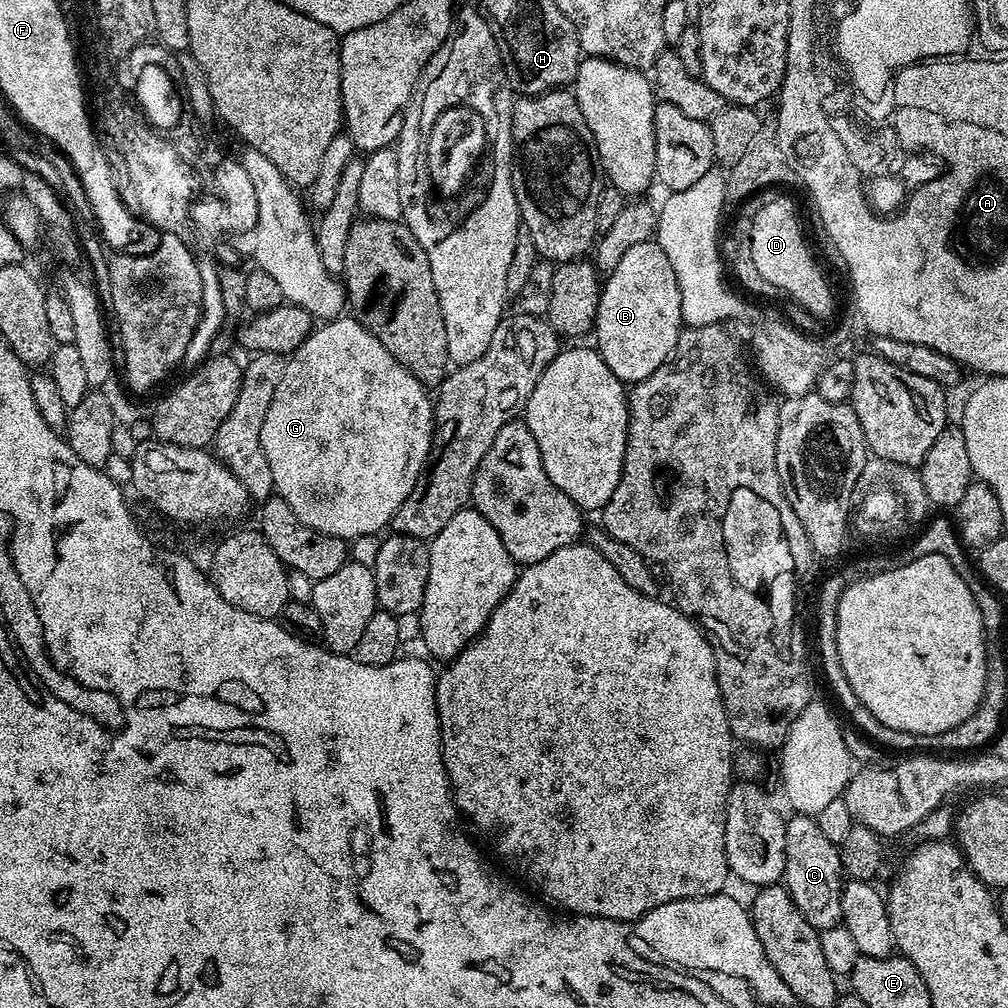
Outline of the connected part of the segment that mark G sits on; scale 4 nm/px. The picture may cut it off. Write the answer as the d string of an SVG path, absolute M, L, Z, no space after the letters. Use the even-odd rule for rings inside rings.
M344 314L333 318L319 326L313 327L311 334L298 346L296 352L287 357L282 382L278 382L278 390L274 390L274 399L270 402L270 410L266 410L266 422L262 422L260 437L262 438L262 454L266 454L266 462L270 462L270 474L275 495L280 496L306 522L306 526L314 526L322 534L330 534L342 538L346 542L358 539L362 535L380 534L391 525L394 514L402 502L406 502L406 494L414 490L414 482L418 482L420 473L428 463L428 453L432 450L432 433L434 431L434 400L429 389L410 370L406 370L351 315Z

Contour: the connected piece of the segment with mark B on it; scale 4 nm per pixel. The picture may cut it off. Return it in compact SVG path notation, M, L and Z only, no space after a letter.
M652 238L630 246L603 281L594 325L594 347L621 382L628 386L636 384L650 378L658 366L672 357L682 331L681 310L678 278L674 278L674 266L670 266L666 250Z

